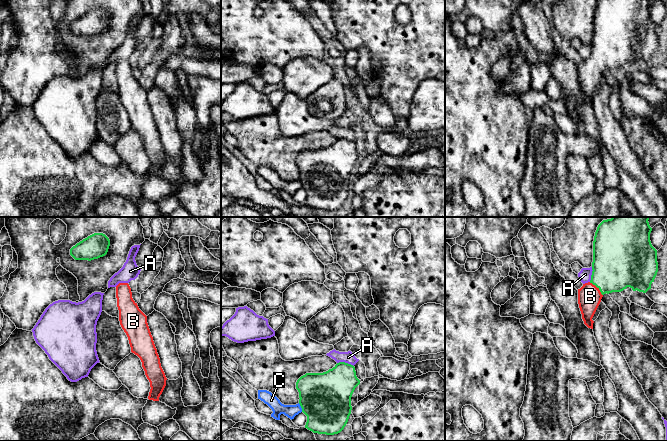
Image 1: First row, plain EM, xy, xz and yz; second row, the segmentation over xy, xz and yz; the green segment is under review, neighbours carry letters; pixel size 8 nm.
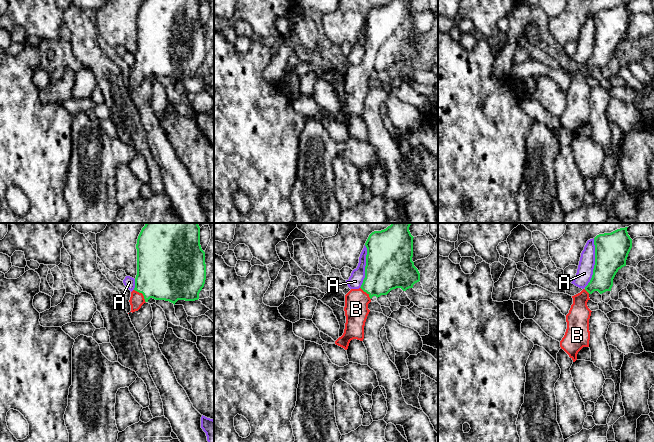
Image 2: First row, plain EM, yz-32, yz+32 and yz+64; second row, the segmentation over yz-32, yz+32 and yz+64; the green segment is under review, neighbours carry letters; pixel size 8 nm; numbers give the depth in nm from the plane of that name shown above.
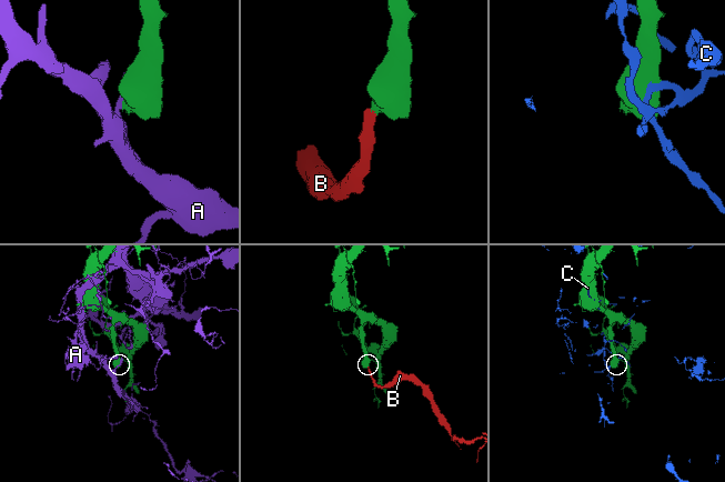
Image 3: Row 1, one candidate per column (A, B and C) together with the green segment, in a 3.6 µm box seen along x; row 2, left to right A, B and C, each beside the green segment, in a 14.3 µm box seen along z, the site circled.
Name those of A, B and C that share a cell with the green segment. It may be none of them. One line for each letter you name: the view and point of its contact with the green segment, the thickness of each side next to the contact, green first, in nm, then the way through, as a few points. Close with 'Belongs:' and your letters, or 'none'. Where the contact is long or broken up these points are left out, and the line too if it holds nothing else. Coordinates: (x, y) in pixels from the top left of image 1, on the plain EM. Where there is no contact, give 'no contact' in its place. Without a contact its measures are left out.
B: contact yz (597, 63); calibres 400 and 190 nm; way yz (617, 39), (597, 63), (589, 72)
Belongs: B

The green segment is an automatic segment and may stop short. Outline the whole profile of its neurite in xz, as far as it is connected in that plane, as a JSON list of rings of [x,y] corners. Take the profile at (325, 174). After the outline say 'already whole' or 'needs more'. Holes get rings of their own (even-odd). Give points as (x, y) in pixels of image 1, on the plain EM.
[[[337,139],[323,149],[306,149],[296,158],[299,180],[307,192],[305,204],[313,209],[334,211],[346,202],[351,173],[360,160],[355,143]]]; already whole

